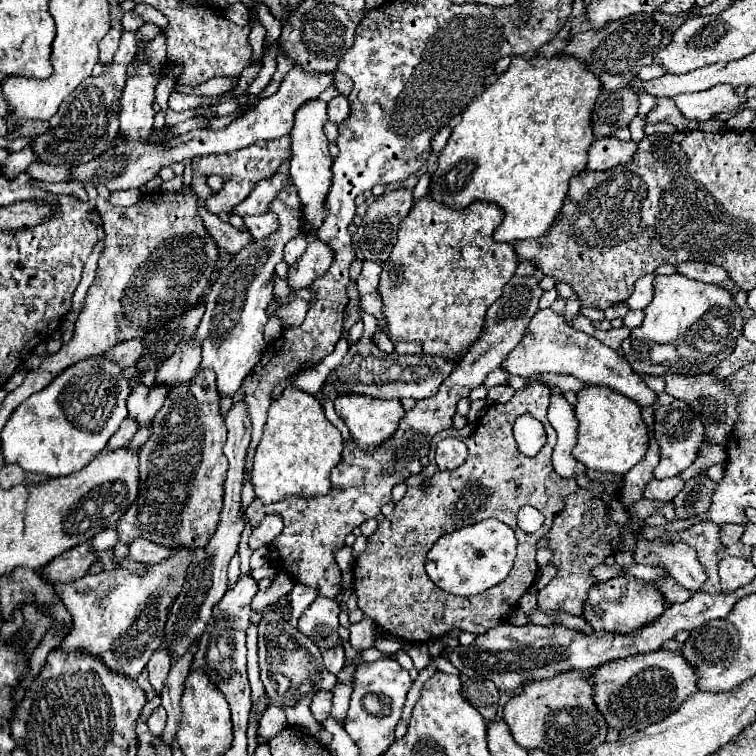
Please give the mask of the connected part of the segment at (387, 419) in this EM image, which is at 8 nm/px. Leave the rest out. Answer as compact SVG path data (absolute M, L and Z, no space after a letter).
M340 396L340 400L334 400L334 408L336 408L336 414L348 426L356 446L362 452L374 450L382 446L386 440L390 440L398 428L400 418L404 416L404 408L400 400L376 400L370 396Z

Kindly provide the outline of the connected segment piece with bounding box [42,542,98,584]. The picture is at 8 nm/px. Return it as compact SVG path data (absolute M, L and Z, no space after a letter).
M78 544L76 548L70 548L68 552L56 556L50 564L42 568L42 576L46 576L52 584L58 582L76 582L80 580L92 562L96 560L96 552L92 550L92 544Z

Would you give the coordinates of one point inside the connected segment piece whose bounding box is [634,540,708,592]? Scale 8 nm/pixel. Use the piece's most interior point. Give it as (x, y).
(679, 559)

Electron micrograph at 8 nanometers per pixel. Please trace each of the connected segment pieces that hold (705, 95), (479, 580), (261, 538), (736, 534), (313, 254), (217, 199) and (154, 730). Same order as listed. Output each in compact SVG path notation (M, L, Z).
M728 84L712 86L702 92L678 94L672 100L684 118L696 120L696 122L708 120L712 116L734 112L736 108L740 108L746 102L746 98L738 96L734 92L734 88L728 88Z
M484 520L442 536L426 558L426 572L436 584L458 596L472 596L502 582L512 569L516 557L515 532L500 520Z
M274 514L264 516L260 526L254 528L254 532L250 534L249 546L253 551L262 548L262 546L268 546L280 532L282 532L282 520Z
M724 524L724 526L720 526L720 542L728 544L728 546L738 542L740 536L742 536L742 530L744 528L740 528L738 524Z
M312 240L306 248L306 252L288 268L288 286L292 290L302 290L308 284L312 284L314 278L322 276L332 262L332 250L320 242Z
M282 136L276 140L268 140L268 142L254 142L252 146L236 150L236 152L208 154L208 156L194 158L192 172L218 174L224 180L224 186L220 188L220 192L214 192L212 196L206 198L206 210L212 214L232 212L232 208L236 204L240 204L240 200L244 200L248 196L248 192L252 192L252 188L258 180L272 176L278 170L278 166L290 158L290 152L292 152L292 140L290 140L290 136Z
M160 706L160 708L152 710L152 714L150 714L150 718L146 720L146 724L148 724L150 734L152 734L154 738L158 738L158 736L162 734L162 730L164 730L164 724L166 724L166 712L164 712L164 708Z

